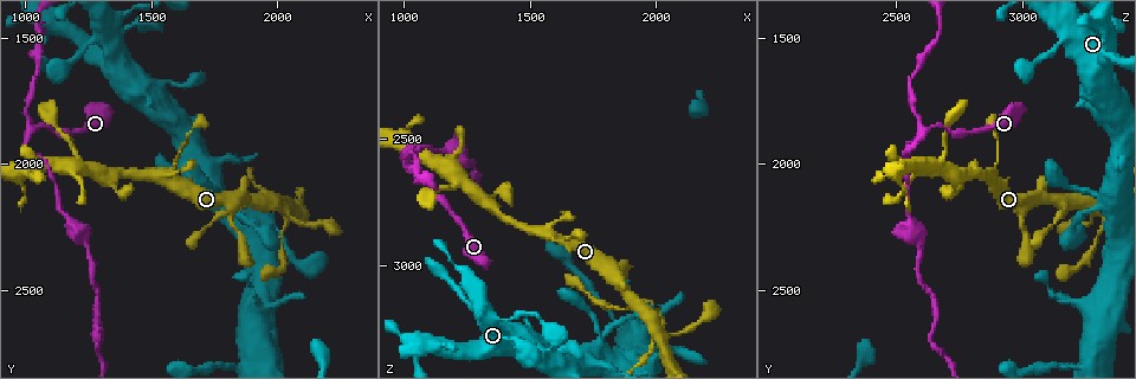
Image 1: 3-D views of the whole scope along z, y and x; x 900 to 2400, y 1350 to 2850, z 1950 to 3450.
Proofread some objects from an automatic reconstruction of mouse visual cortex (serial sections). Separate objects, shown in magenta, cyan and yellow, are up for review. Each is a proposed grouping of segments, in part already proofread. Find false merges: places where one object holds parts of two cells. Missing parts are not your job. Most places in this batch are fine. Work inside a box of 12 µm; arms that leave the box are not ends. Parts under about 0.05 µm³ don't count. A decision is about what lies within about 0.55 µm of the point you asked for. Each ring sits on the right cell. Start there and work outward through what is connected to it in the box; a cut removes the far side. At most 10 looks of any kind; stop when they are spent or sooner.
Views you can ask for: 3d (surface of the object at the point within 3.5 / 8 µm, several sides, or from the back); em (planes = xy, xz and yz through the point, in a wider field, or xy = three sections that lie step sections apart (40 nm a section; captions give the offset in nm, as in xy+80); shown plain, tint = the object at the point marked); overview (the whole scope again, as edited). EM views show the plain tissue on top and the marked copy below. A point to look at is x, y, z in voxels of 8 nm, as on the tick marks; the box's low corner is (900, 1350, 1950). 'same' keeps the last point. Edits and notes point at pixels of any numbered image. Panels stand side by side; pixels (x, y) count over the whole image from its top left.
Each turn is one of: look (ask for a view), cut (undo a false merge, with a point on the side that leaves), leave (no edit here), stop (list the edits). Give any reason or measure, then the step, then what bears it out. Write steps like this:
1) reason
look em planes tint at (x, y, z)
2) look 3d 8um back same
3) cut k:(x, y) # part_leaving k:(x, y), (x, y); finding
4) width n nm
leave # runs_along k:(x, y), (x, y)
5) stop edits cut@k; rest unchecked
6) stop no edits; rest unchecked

abrupt turn
look 3d 3.5um at (1010, 1860, 2620)

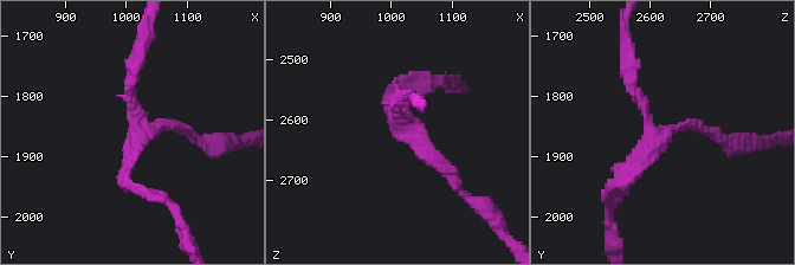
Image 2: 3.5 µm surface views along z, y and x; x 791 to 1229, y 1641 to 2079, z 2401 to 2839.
shape alone is not enough
look em xy step 1 tint at (1015, 1870, 2615)

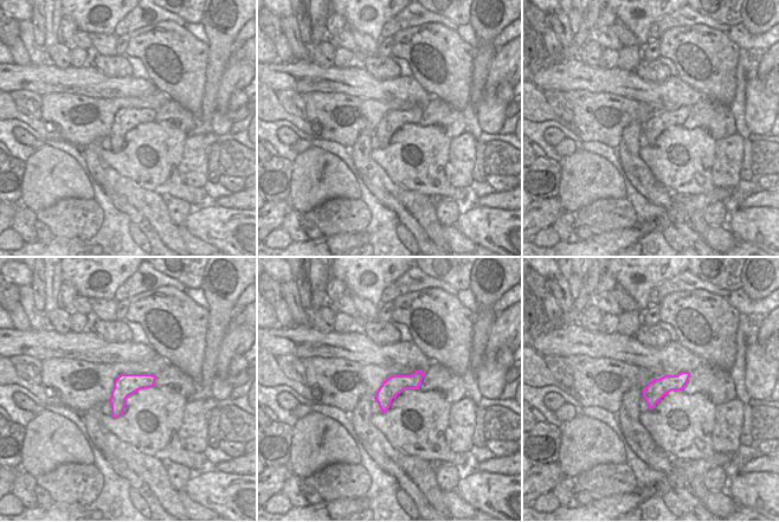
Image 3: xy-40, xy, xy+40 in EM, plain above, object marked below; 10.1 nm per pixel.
leave # runs_along 2:(709, 130), (666, 130), (609, 188); one cell here

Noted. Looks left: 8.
branch point
look 3d 3.5um at (1190, 2250, 2560)

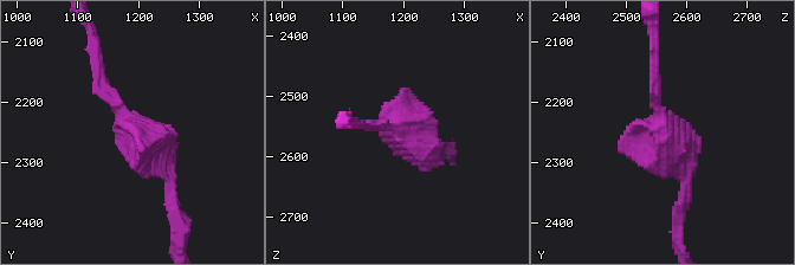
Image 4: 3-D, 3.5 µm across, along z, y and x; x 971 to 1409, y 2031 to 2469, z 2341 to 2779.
need the tissue
look em xy step 3 tint at (1190, 2250, 2560)

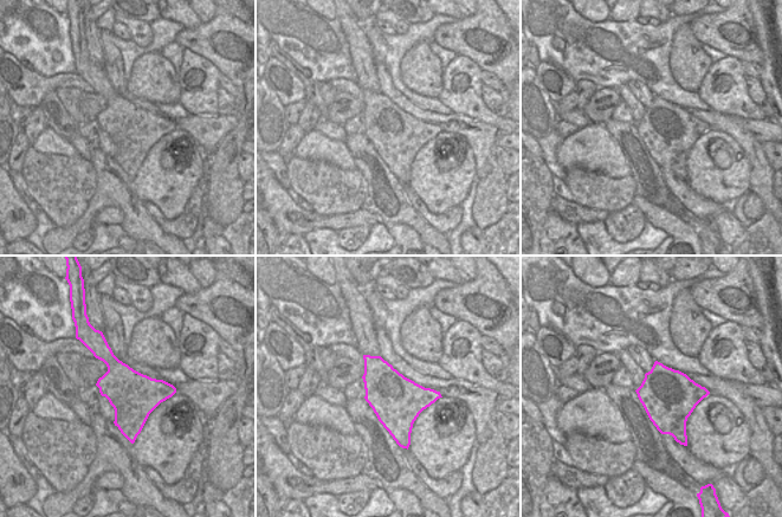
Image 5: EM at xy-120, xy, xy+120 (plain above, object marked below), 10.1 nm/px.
leave # runs_along 4:(96, 62), (169, 185); one cell here

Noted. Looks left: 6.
small branch off a trunk
look 3d 8um at (1920, 2160, 3160)

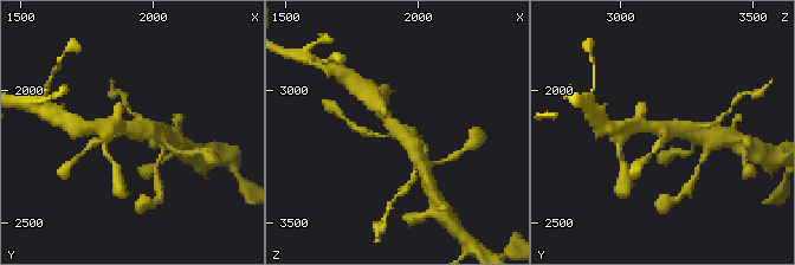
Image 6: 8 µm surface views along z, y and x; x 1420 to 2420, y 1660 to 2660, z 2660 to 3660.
arms 3; arm_widths 150, 400, 450 nm
look em xy step 5 tint at (1910, 2150, 3140)

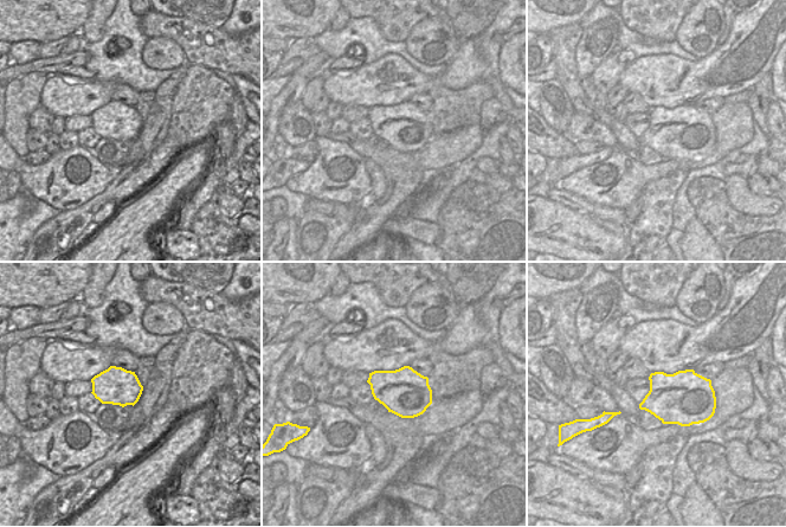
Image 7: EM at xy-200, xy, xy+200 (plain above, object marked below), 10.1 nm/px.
leave # runs_along 6:(377, 103), (419, 157); continuous, no second cell

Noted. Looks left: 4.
small branch off a trunk
look 3d 8um at (1100, 1450, 3330)

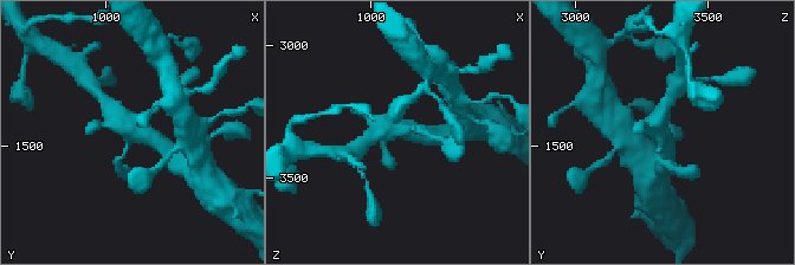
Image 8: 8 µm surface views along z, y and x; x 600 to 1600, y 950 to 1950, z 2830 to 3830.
arms 4; arm_widths 150, 200, 450, 600 nm
look em xy step 1 tint at (1110, 1460, 3330)

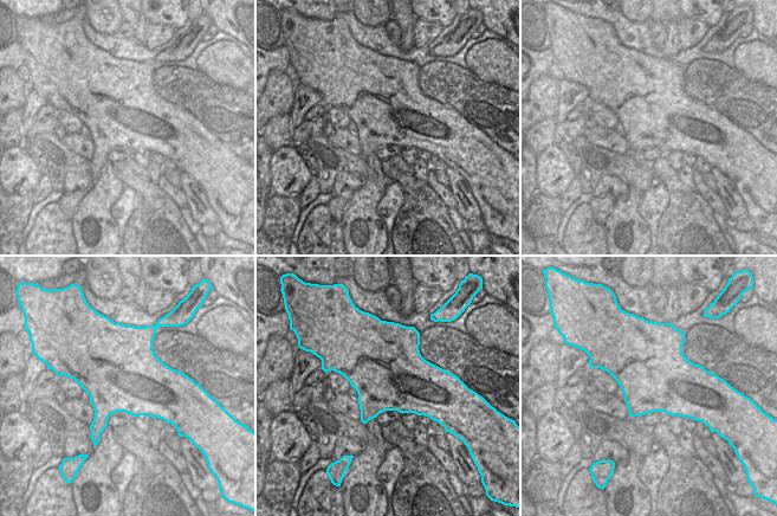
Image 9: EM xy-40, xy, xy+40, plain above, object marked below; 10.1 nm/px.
width 800 nm
leave # runs_along 8:(166, 146), (124, 122), (109, 125); continuous, no second cell

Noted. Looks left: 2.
stop no edits; rest unchecked

